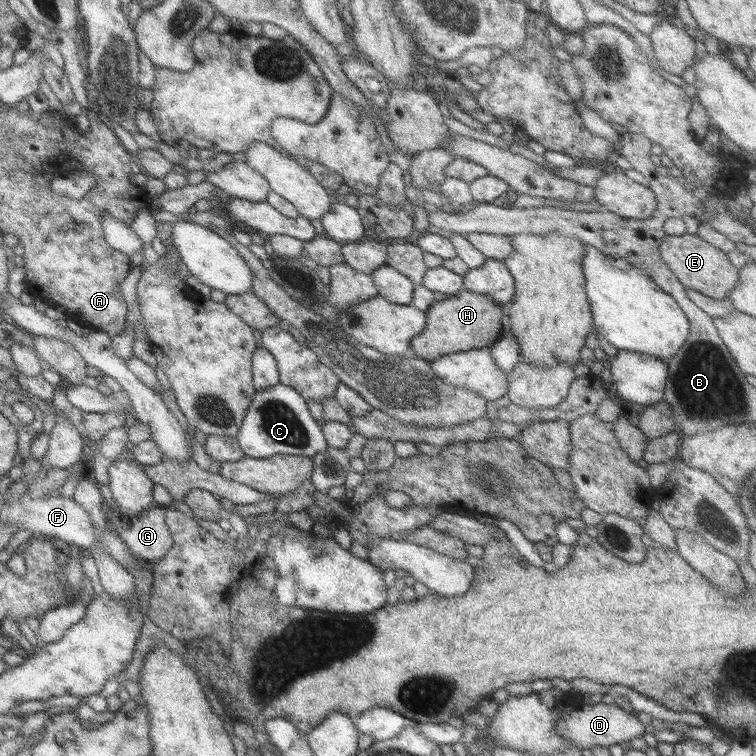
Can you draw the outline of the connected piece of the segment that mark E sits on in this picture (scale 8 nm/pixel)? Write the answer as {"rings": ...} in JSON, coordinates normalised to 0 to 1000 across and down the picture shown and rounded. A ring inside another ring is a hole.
{"rings":[[[911,308],[905,312],[881,311],[873,323],[872,337],[909,384],[927,386],[939,394],[956,396],[975,374],[978,354],[966,347],[960,335],[922,311]]]}

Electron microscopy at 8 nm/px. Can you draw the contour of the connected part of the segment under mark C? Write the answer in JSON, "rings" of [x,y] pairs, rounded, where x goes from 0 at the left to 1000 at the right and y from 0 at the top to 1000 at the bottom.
{"rings":[[[370,507],[340,517],[312,577],[313,587],[323,602],[349,607],[362,602],[415,604],[429,599],[434,587],[425,567],[425,558],[413,553],[406,533],[393,516]]]}

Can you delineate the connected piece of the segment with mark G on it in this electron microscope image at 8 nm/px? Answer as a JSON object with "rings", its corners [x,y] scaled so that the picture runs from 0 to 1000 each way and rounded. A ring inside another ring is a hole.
{"rings":[[[209,668],[169,687],[156,708],[173,733],[194,747],[212,741],[229,721],[218,673]]]}

